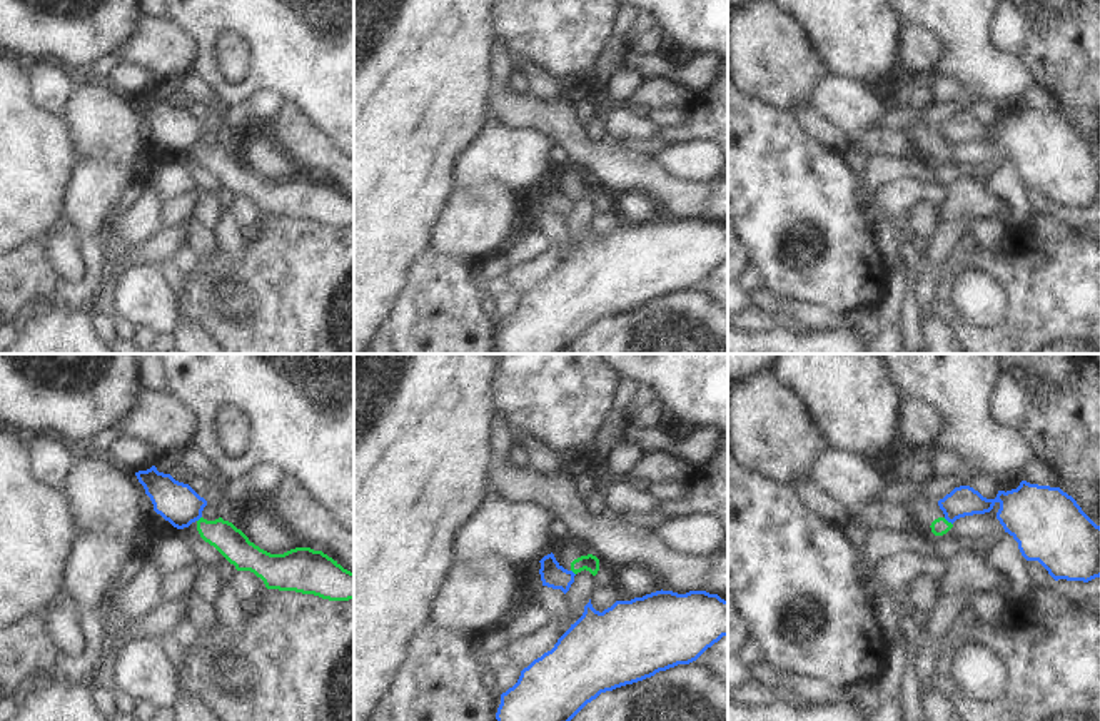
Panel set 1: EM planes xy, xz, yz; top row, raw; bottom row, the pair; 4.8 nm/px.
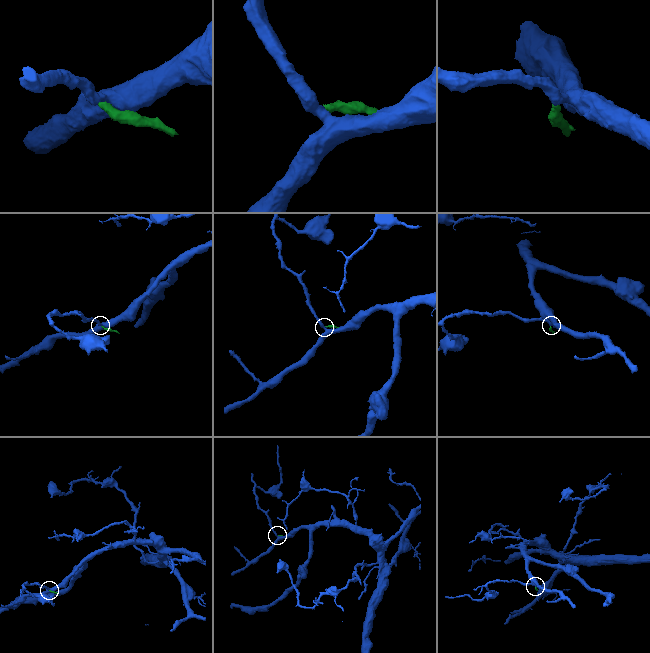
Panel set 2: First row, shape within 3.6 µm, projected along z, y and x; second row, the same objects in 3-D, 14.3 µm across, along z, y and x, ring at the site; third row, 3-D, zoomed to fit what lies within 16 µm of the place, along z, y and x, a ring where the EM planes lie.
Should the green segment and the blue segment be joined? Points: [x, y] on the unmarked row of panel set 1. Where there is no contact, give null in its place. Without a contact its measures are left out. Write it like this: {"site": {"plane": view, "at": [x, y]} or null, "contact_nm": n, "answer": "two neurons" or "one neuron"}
{"site": {"plane": "yz", "at": [947, 147]}, "contact_nm": 60, "answer": "two neurons"}

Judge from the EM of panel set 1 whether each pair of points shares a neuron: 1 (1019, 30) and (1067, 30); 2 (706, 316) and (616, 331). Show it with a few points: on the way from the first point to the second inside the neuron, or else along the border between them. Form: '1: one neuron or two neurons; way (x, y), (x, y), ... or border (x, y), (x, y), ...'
1: one neuron; way (1030, 39), (1055, 39)
2: one neuron; way (685, 329), (676, 332), (645, 332), (638, 326)

